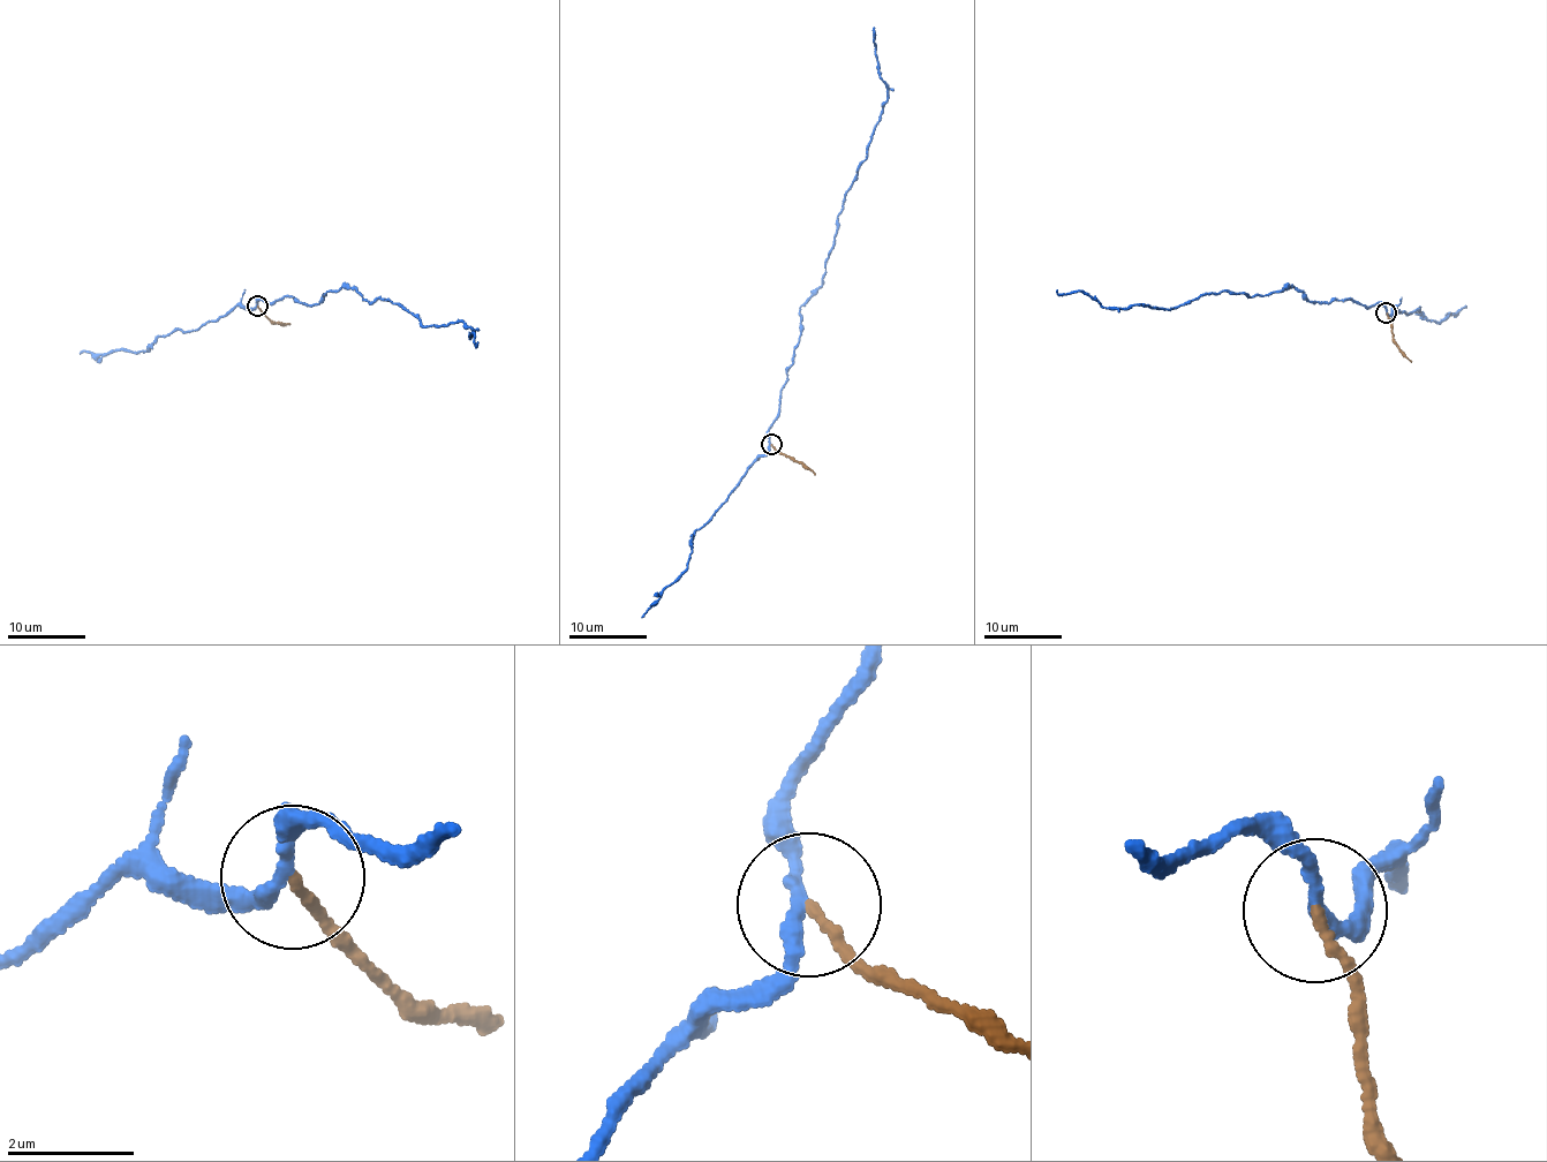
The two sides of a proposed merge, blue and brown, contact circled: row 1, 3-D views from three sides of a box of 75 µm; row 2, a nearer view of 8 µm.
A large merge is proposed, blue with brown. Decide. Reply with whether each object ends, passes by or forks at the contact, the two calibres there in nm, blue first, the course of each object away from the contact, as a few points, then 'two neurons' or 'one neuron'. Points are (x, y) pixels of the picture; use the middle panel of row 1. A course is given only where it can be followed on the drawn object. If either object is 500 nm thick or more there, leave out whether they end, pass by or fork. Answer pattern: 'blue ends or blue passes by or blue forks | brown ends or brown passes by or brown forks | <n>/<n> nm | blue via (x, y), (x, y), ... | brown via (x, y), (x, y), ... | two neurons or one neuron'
blue passes by | brown ends | 200/130 nm | blue via (770, 444), (768, 434), (801, 331), (799, 310), (821, 285), (844, 195), (866, 156), (888, 99), (874, 27) | brown via (770, 444), (776, 451), (792, 457), (815, 474) | two neurons

